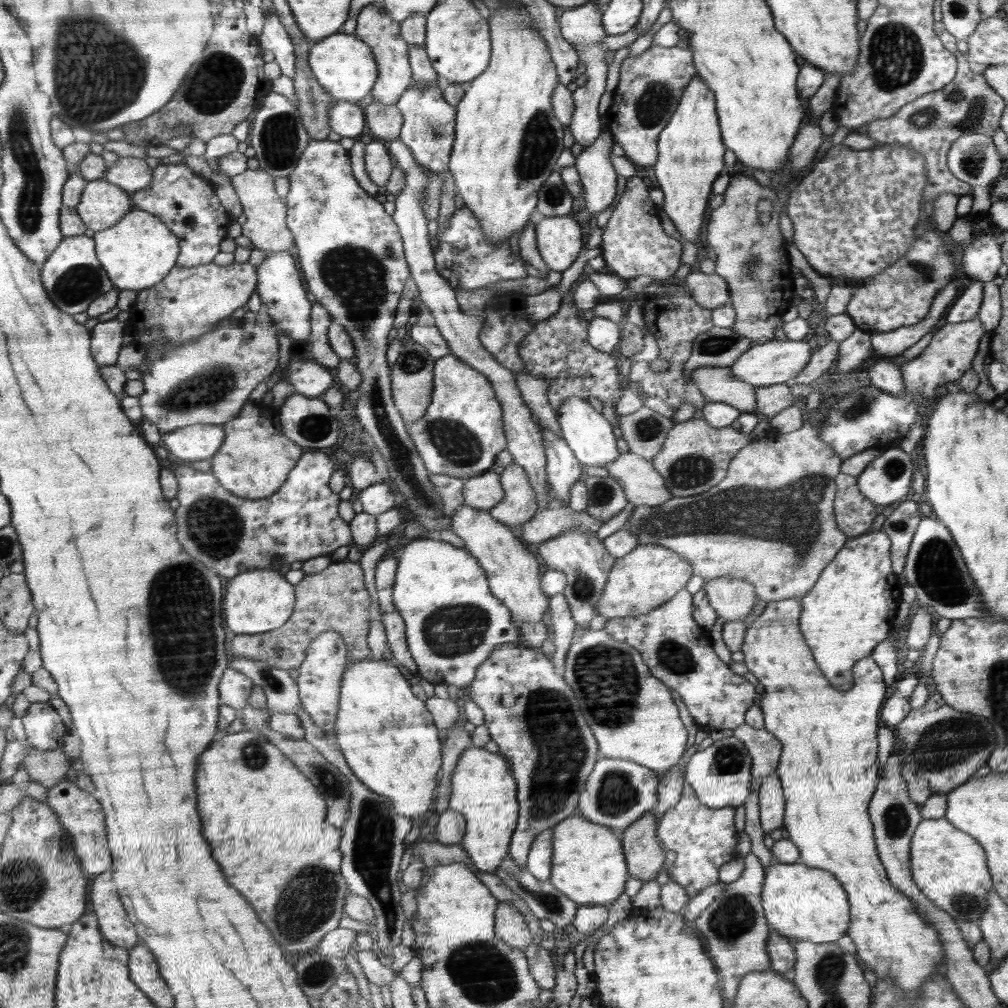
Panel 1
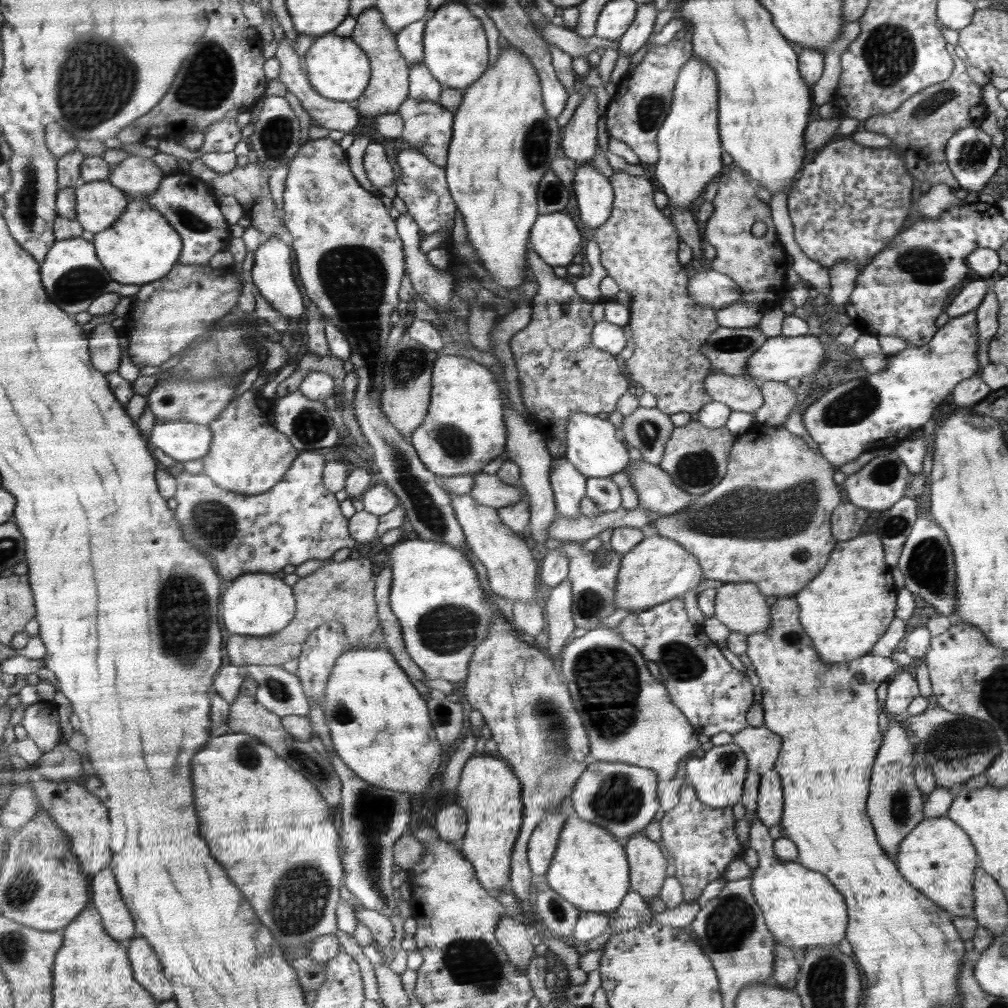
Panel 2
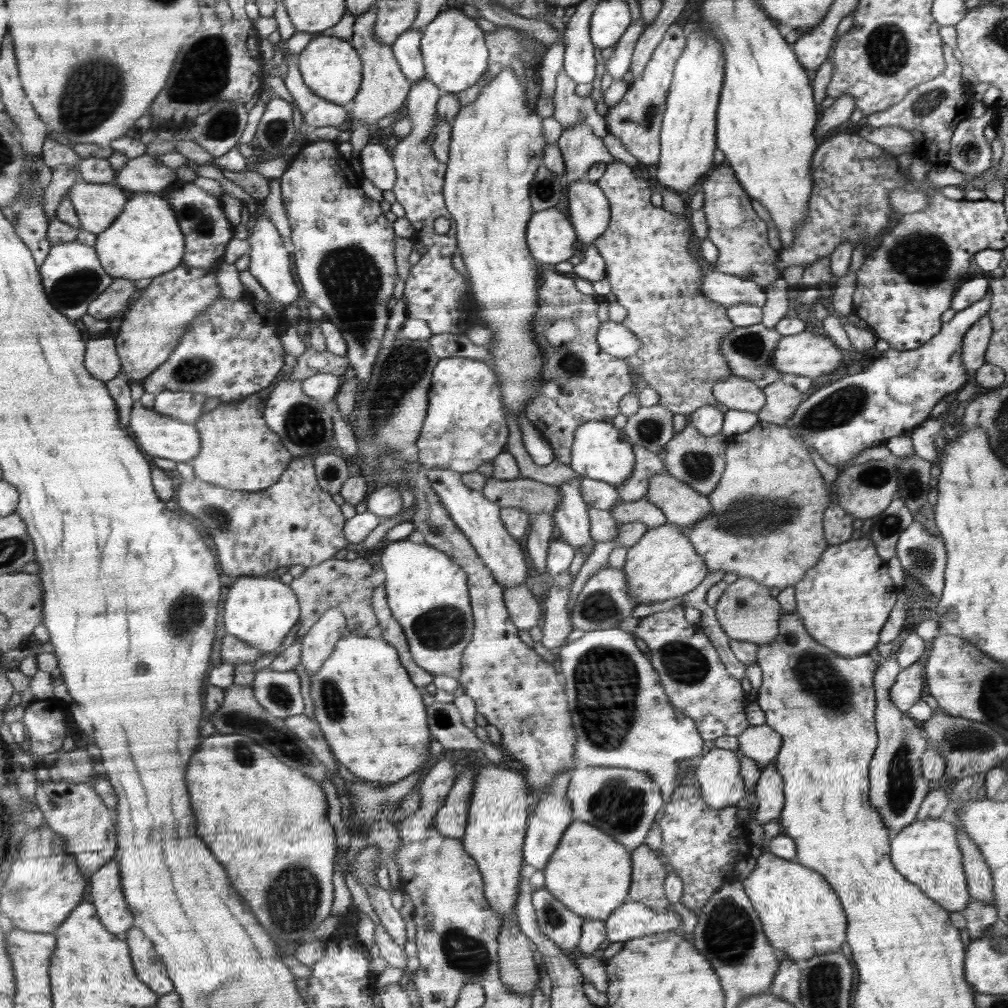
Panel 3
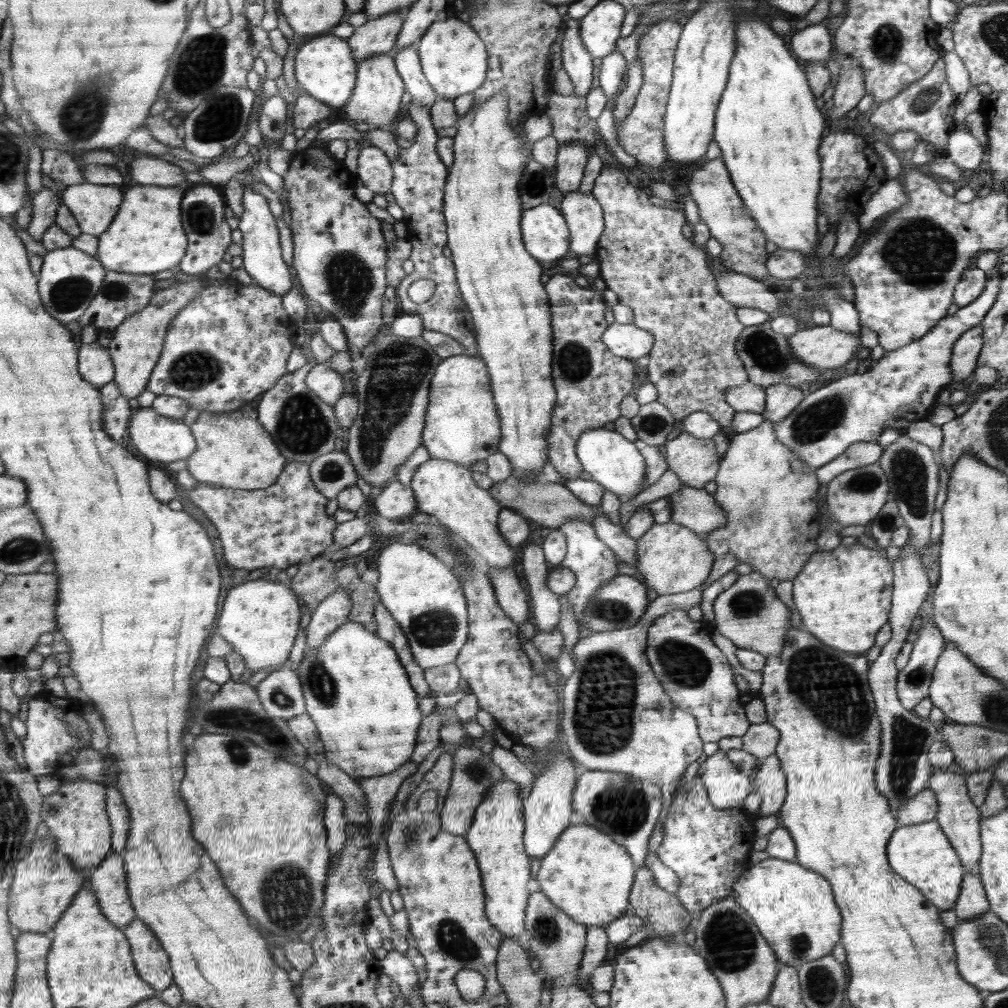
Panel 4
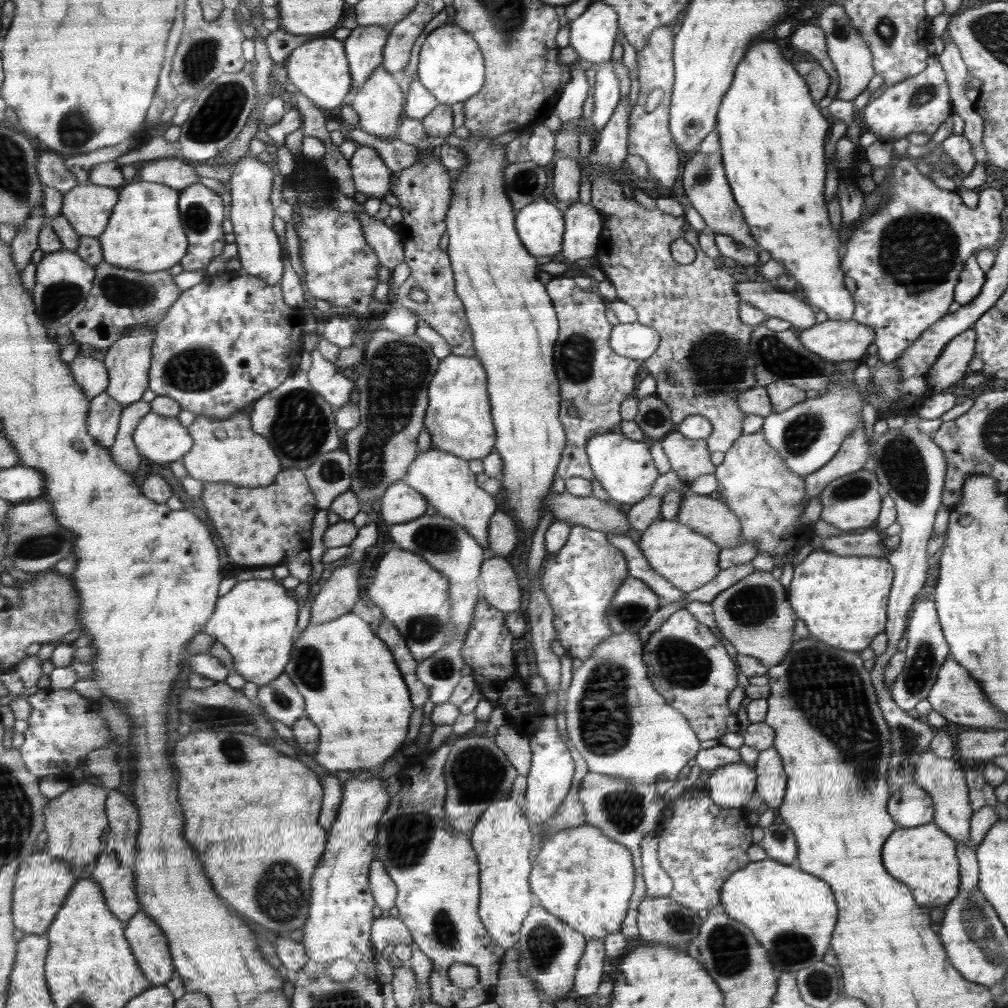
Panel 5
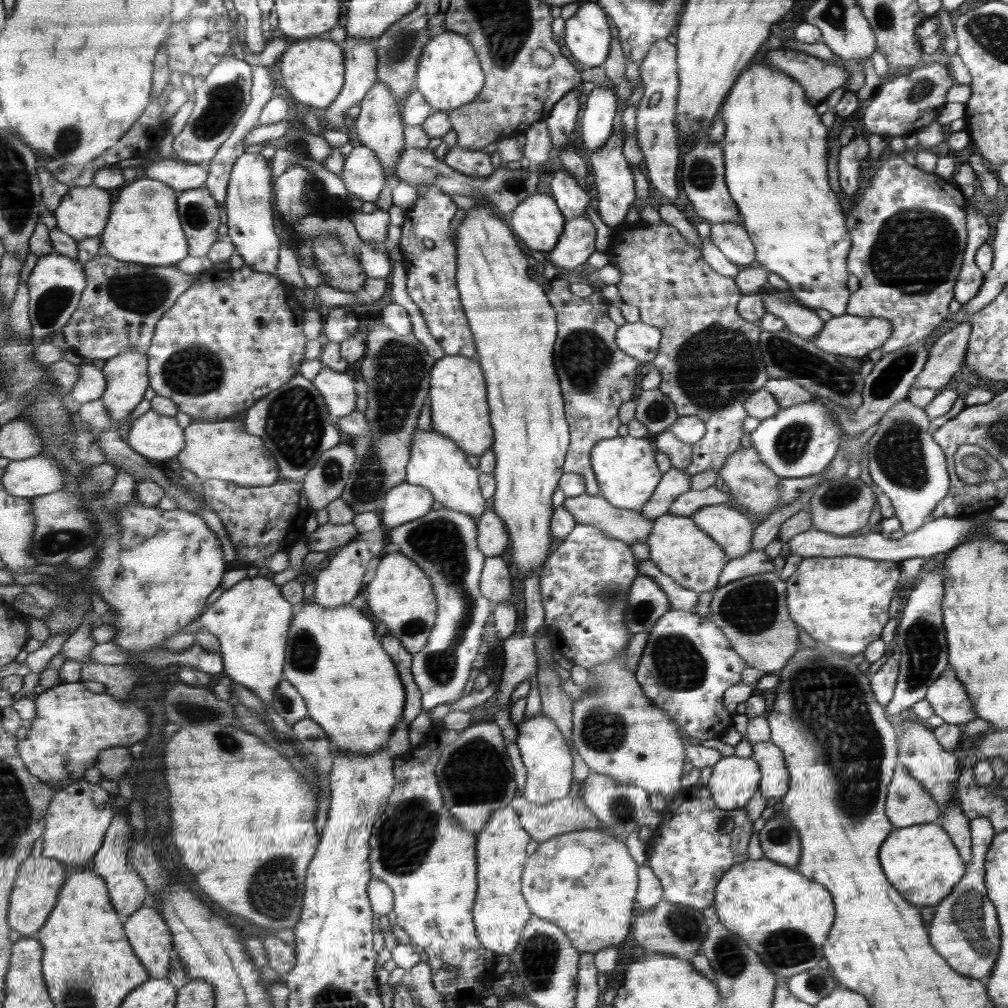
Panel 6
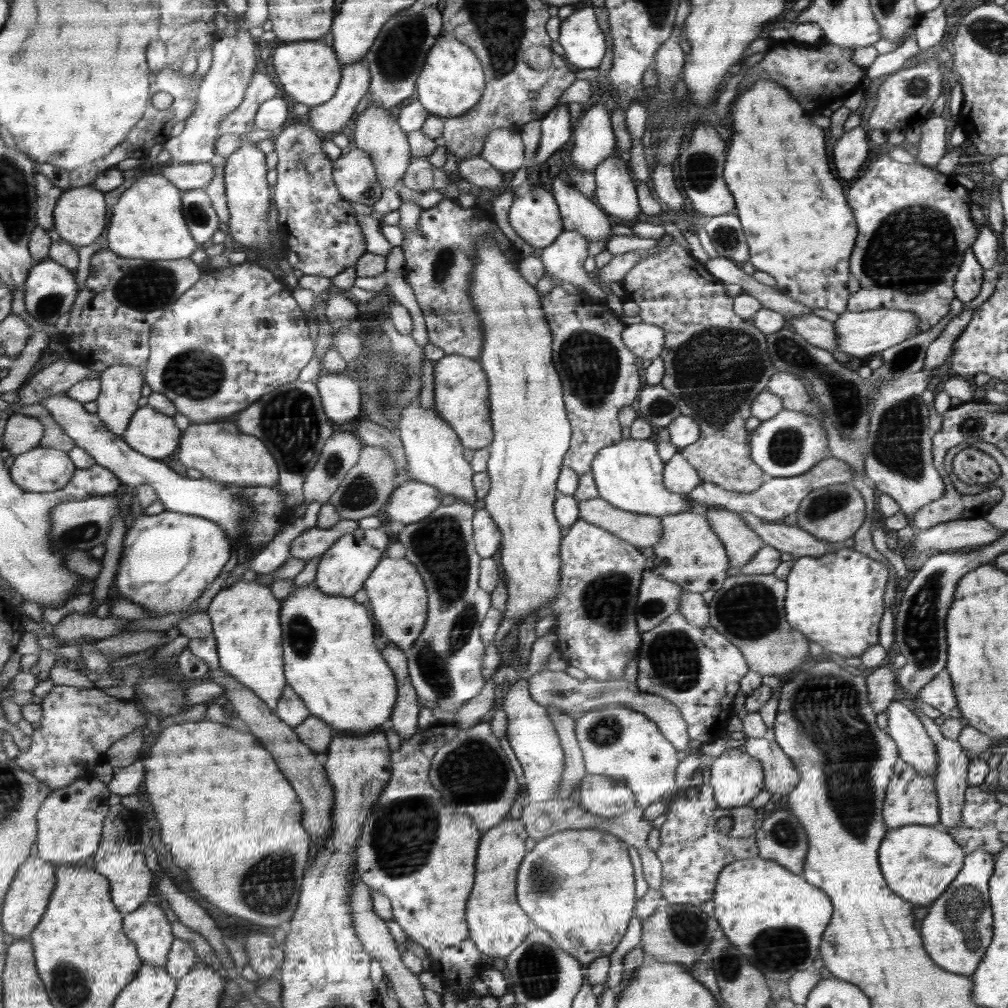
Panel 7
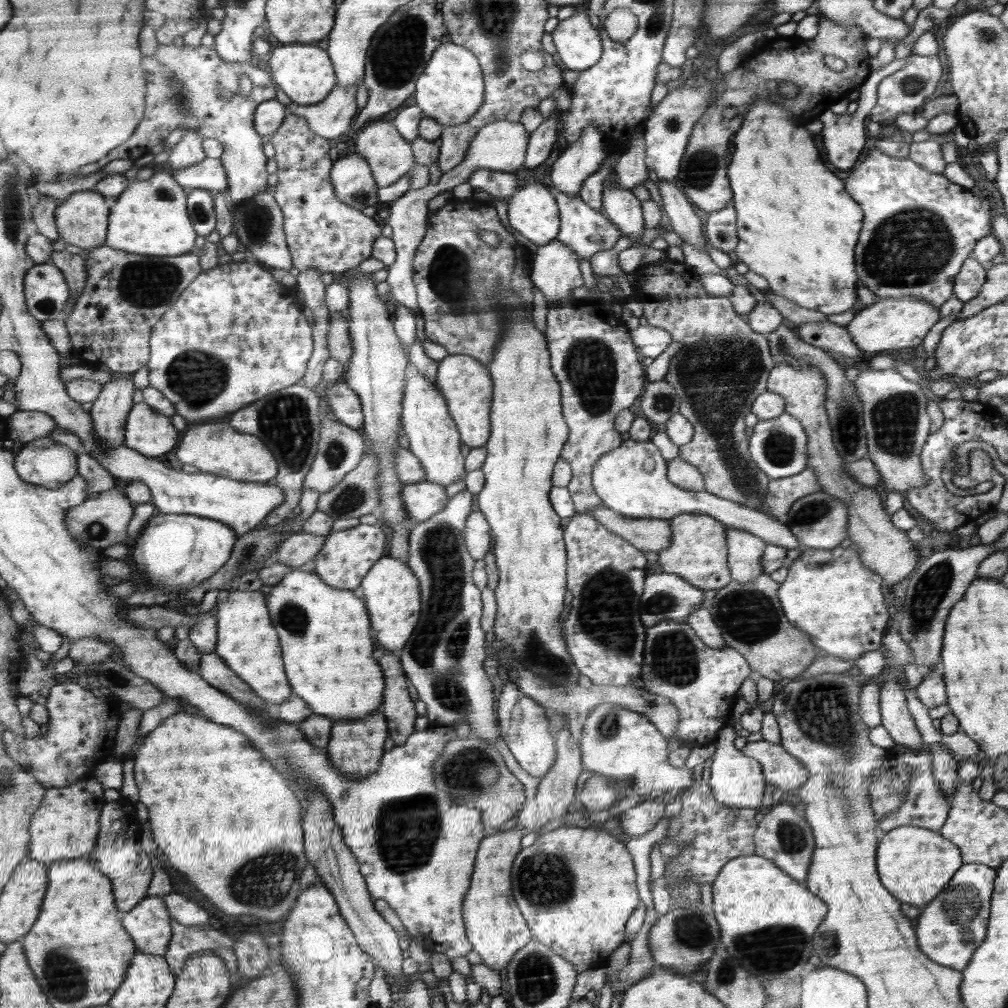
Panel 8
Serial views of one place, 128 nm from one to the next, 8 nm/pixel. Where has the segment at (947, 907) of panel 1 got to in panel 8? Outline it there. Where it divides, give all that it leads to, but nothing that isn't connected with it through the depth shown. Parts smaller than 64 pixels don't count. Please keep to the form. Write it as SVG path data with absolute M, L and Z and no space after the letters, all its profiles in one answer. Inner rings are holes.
M899 826L884 834L878 854L879 876L890 892L917 908L925 907L950 882L963 865L961 849L939 831L924 827Z

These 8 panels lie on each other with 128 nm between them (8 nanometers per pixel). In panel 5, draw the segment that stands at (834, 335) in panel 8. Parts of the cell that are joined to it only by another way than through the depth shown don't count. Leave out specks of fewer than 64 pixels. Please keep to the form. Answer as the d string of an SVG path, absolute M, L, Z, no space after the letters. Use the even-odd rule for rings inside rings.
M754 277L746 282L740 281L740 284L736 285L736 291L741 302L753 304L768 317L787 320L796 331L806 330L816 324L816 309L798 298L795 293L786 290L762 292L758 279Z

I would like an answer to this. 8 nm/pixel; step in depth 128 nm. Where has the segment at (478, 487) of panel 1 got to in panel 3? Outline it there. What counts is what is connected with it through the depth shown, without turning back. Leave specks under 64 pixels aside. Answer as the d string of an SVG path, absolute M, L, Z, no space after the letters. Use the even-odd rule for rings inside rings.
M518 477L512 480L488 478L481 490L501 508L523 508L526 512L553 514L562 502L562 489L538 480Z

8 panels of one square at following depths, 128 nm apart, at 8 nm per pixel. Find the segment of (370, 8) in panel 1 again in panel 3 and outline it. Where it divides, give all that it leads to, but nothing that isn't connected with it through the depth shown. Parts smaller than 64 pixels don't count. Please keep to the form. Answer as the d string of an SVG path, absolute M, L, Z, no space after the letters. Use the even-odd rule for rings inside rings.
M370 9L355 17L353 35L349 38L358 50L363 61L363 82L358 95L347 105L351 119L365 124L378 123L380 119L396 114L406 103L411 92L411 84L404 76L399 61L396 60L392 45L381 43L375 39L375 22L377 9Z

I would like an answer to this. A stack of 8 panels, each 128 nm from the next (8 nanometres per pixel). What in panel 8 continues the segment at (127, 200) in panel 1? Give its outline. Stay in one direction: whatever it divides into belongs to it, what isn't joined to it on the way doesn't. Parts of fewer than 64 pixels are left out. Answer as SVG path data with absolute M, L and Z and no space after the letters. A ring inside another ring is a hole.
M87 190L72 194L57 212L62 238L84 250L104 246L111 231L112 212L104 193Z

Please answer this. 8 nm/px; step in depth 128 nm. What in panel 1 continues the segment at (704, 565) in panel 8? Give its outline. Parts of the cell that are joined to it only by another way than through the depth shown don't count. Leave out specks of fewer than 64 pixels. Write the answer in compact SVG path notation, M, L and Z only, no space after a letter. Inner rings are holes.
M660 544L638 546L615 564L603 600L598 605L598 614L606 619L648 614L683 591L694 575L692 562L678 552Z

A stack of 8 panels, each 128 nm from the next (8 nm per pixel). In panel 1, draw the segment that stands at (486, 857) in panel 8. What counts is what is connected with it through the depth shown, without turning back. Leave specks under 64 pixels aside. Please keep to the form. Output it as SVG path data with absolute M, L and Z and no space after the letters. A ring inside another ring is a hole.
M470 745L464 749L464 752L458 759L456 768L451 776L451 797L449 808L463 813L467 819L466 835L460 844L466 851L466 854L473 860L476 869L485 873L495 872L502 866L502 862L510 852L512 836L515 835L515 828L518 826L520 804L518 799L518 781L514 780L506 759L502 758L498 752L492 752L477 746Z

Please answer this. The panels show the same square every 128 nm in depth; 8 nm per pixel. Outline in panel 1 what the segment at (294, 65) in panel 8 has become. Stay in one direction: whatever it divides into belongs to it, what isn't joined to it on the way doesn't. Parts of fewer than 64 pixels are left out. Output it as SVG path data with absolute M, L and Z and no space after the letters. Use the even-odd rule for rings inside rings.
M336 33L312 43L308 62L315 80L328 96L352 103L361 102L370 96L379 77L378 61L371 51L371 45L355 34Z

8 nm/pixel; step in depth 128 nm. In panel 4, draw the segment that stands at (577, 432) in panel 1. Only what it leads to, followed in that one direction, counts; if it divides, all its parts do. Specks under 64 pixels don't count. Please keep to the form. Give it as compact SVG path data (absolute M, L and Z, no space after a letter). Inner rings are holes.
M604 427L584 431L577 444L577 455L590 478L599 482L605 490L614 492L622 499L630 499L644 490L646 465L644 457L638 452L635 444L626 440L614 429Z

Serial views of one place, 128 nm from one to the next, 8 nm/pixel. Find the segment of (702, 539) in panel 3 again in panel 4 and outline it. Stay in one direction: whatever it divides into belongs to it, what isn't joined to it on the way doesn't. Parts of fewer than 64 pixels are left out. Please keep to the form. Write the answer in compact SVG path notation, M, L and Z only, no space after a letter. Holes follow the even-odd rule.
M766 420L752 430L732 435L721 460L713 497L725 512L725 523L707 534L708 547L716 559L736 555L739 563L752 565L753 571L770 580L794 580L818 550L817 470L804 464L776 436L775 425Z

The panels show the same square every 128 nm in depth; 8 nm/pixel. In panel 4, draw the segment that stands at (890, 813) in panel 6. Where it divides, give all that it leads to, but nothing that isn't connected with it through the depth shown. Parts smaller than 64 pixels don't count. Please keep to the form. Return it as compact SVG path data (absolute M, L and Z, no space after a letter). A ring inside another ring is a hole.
M926 788L913 796L904 806L899 806L897 815L902 825L913 825L934 820L938 807L935 792Z

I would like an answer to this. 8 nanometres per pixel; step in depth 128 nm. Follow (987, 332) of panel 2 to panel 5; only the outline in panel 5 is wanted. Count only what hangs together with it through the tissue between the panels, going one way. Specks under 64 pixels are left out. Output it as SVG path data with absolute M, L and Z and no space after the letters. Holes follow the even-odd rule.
M969 328L956 335L943 348L942 355L936 360L935 366L927 375L928 386L932 387L934 393L942 393L948 390L948 386L952 386L960 378L966 377L968 364L972 358L975 358L974 344L978 342L976 335L976 331Z

